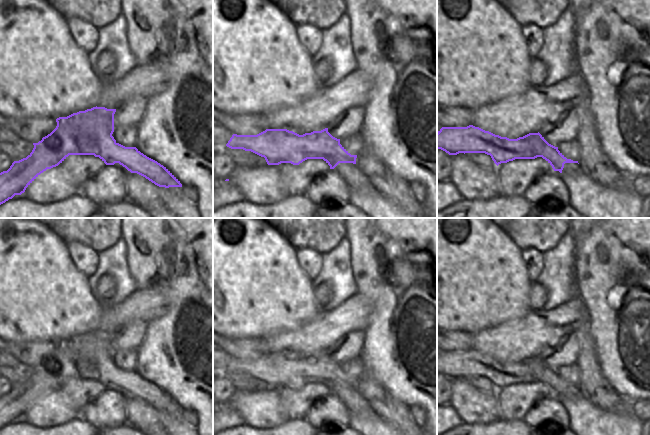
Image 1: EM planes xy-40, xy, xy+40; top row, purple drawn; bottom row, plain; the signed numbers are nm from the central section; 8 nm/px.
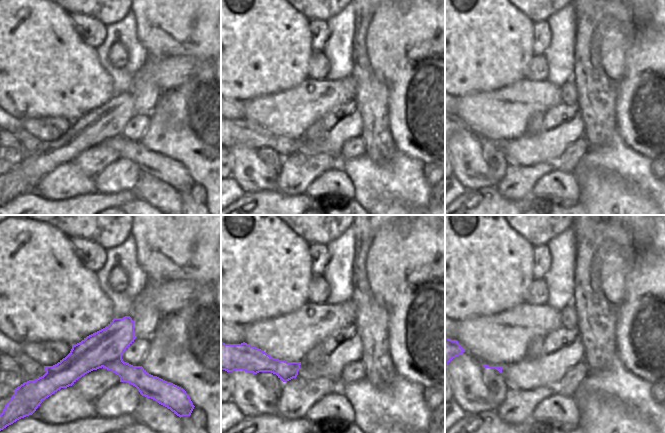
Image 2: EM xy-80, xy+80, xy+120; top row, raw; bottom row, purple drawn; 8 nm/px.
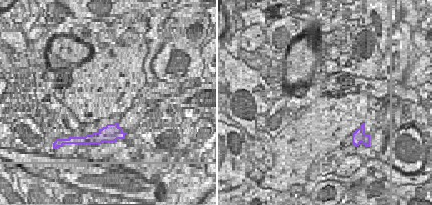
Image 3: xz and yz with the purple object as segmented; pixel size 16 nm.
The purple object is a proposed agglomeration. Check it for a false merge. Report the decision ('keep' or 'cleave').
cleave

